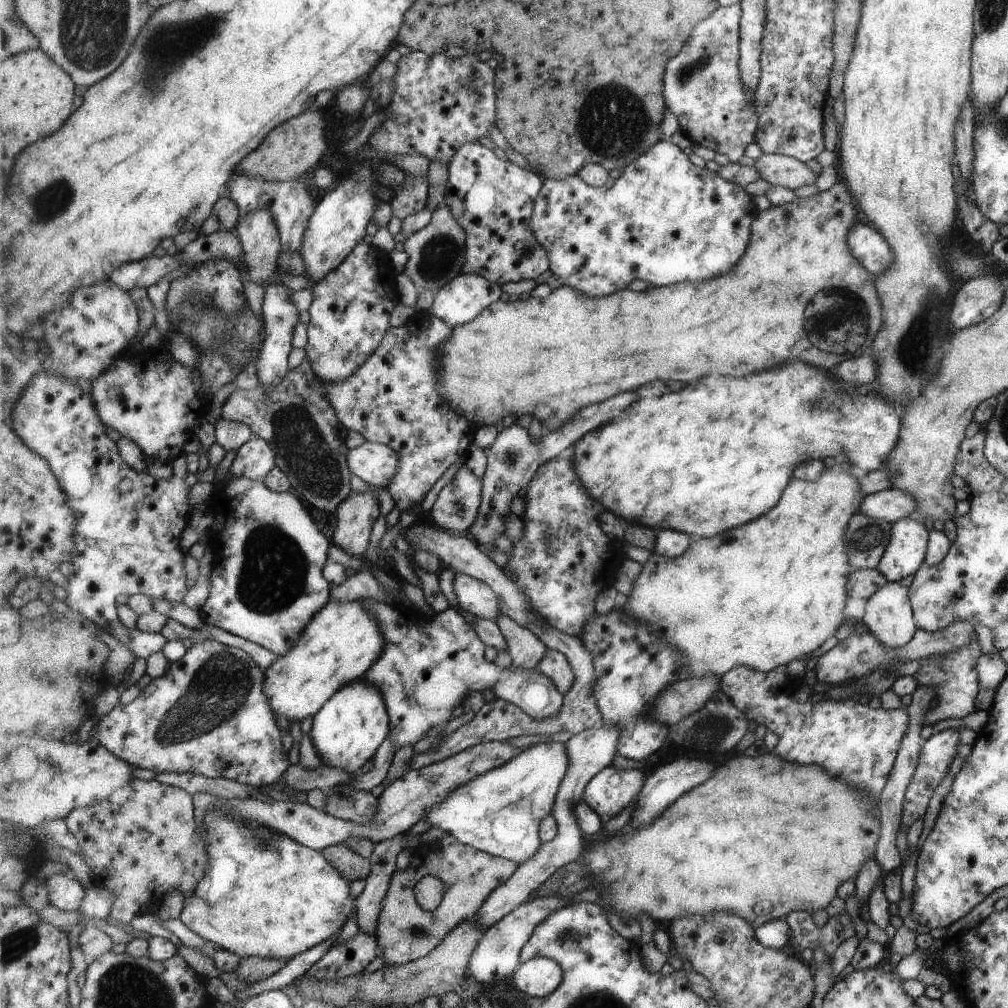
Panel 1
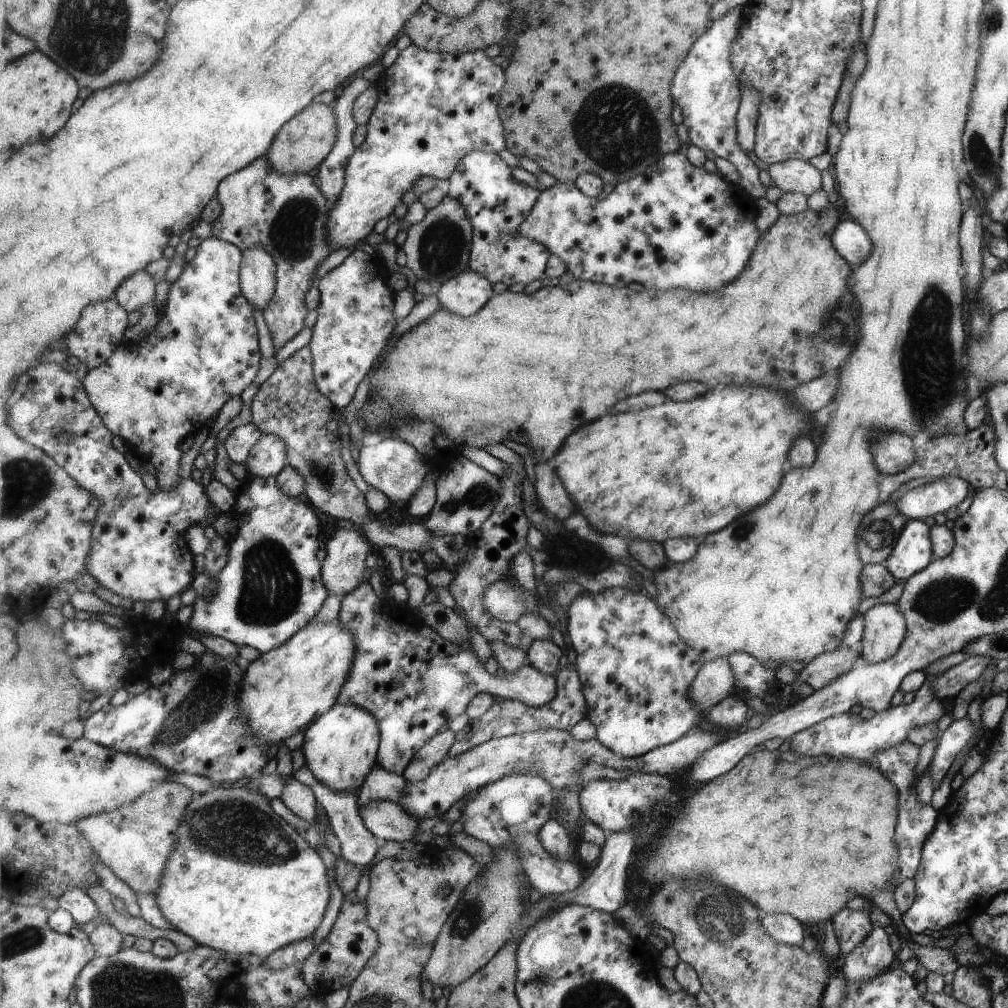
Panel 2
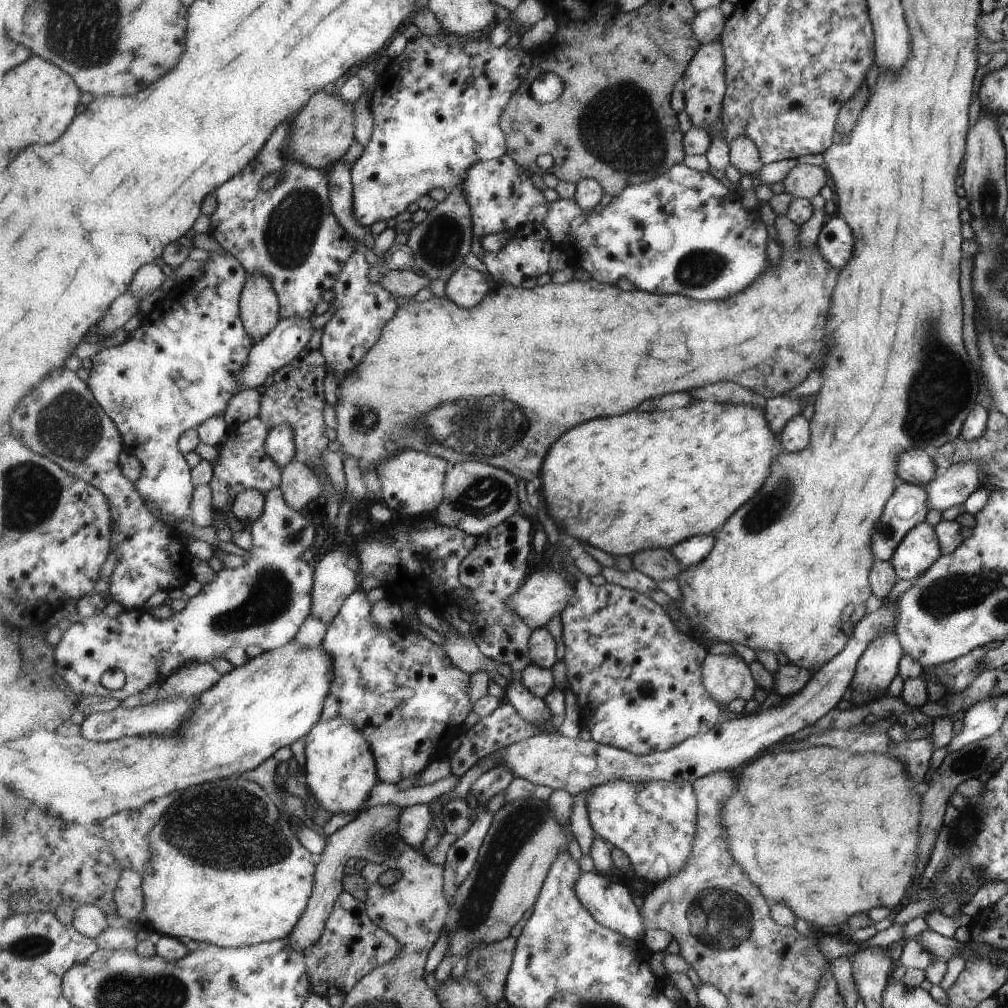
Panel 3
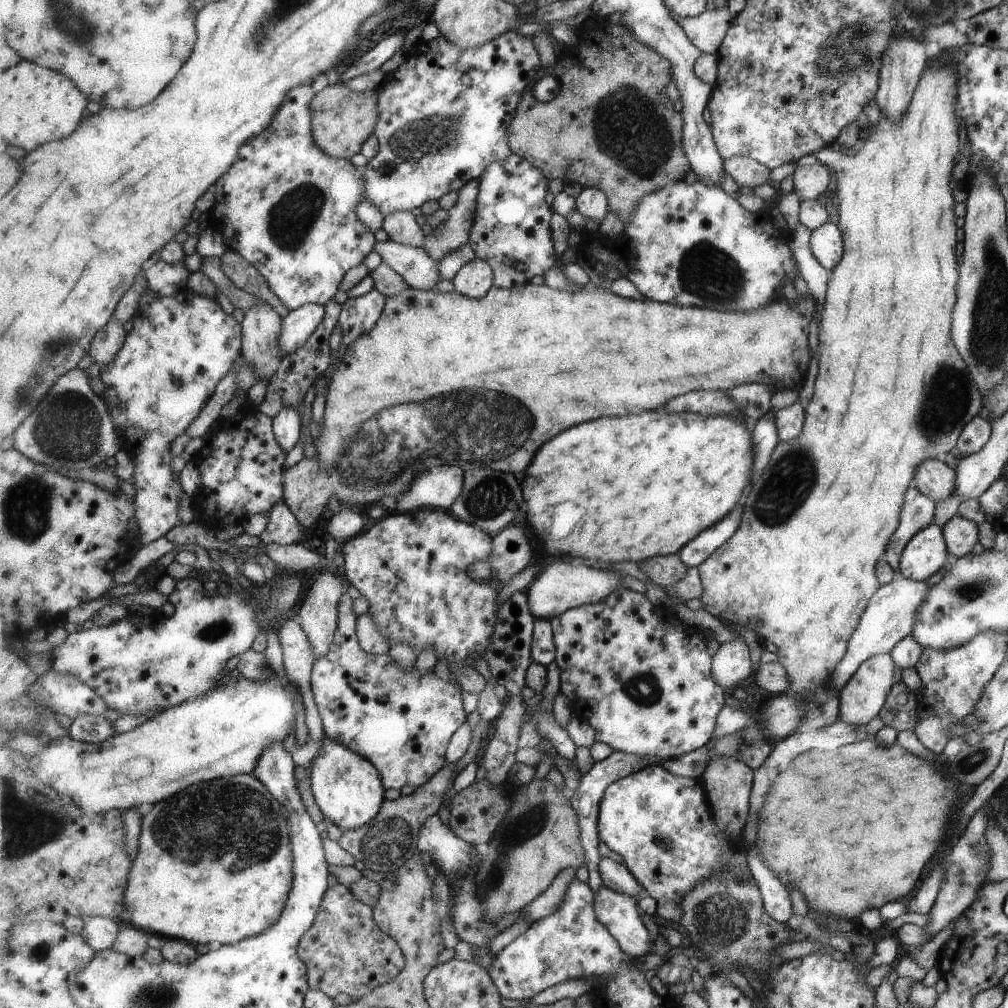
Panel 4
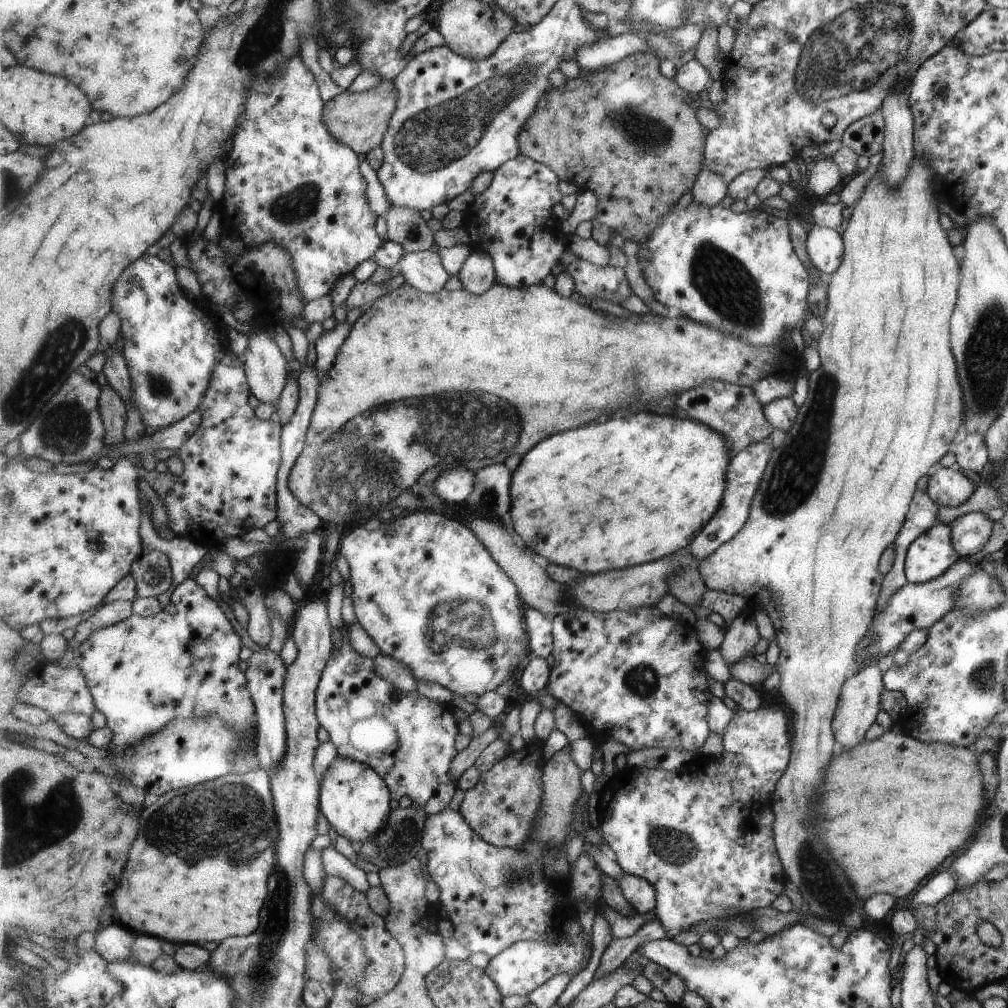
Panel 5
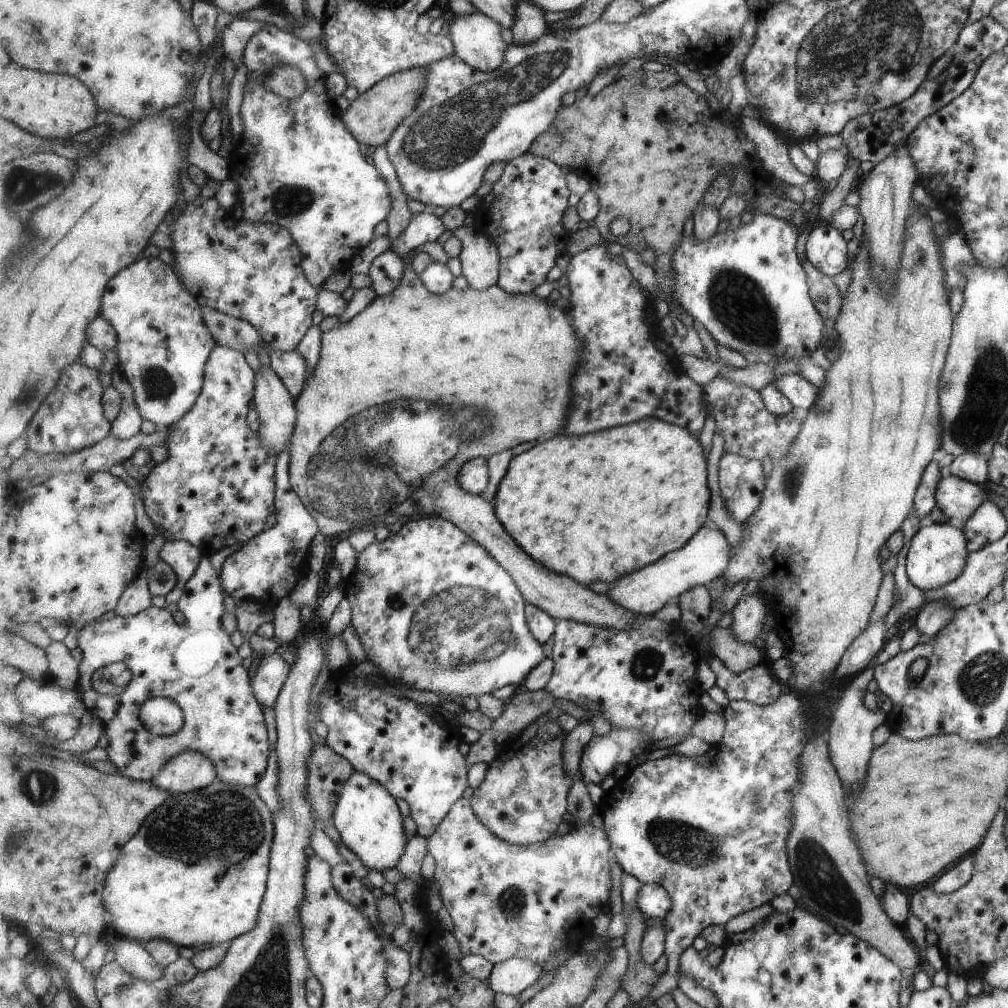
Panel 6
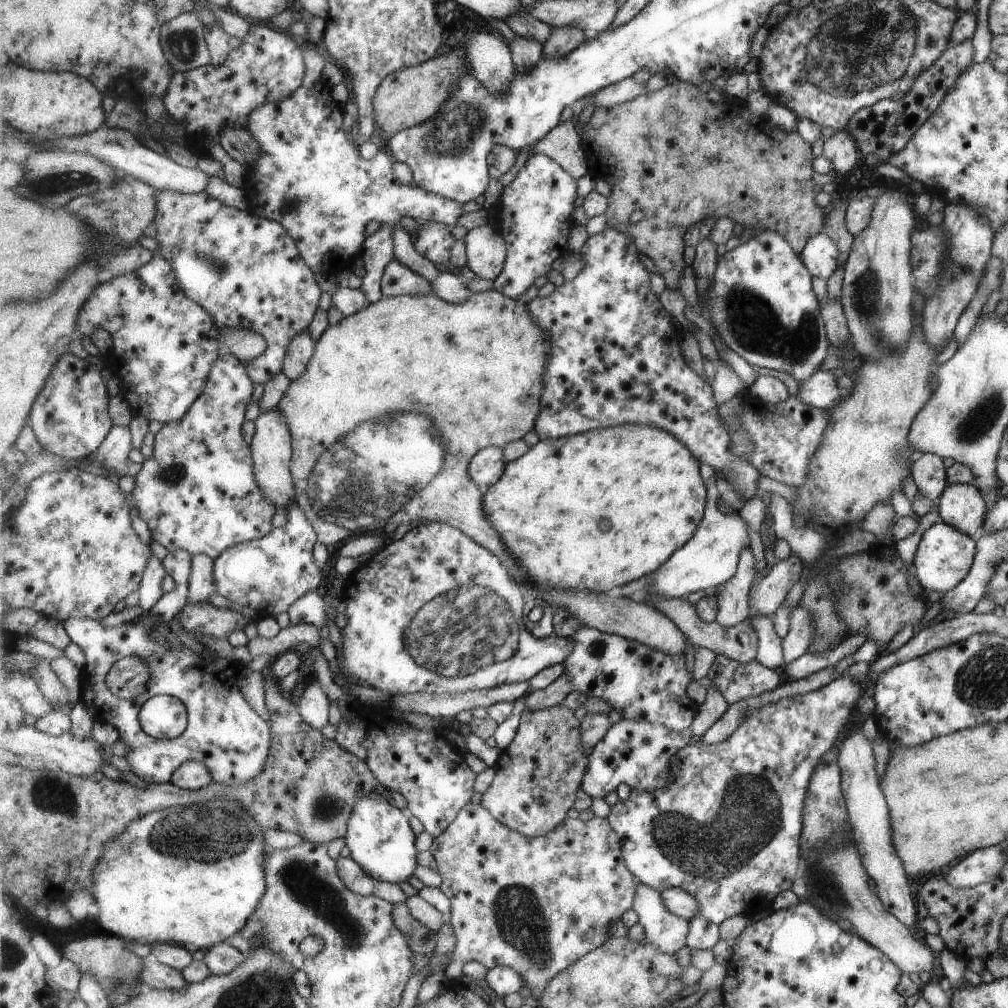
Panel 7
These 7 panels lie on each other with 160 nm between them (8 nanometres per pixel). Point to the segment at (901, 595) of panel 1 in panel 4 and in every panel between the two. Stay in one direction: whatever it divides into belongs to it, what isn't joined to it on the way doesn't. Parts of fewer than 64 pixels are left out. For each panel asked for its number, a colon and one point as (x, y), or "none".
2: (883, 625)
3: (878, 665)
4: (862, 696)

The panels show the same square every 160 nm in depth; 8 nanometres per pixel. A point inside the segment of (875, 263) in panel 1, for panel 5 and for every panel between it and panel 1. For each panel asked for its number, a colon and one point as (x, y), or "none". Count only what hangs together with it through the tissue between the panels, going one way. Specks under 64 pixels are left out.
2: (848, 238)
3: (834, 242)
4: (826, 244)
5: (824, 247)

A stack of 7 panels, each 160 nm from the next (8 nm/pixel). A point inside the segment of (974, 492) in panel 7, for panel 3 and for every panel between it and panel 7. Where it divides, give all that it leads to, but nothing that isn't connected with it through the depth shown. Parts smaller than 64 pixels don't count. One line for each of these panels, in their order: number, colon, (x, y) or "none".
3: (917, 468)
4: (932, 478)
5: (947, 487)
6: (956, 498)

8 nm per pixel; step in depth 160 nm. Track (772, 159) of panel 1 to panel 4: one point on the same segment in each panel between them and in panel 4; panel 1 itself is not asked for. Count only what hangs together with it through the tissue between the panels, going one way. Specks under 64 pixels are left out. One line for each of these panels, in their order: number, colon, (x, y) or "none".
2: (793, 175)
3: (804, 181)
4: (808, 181)

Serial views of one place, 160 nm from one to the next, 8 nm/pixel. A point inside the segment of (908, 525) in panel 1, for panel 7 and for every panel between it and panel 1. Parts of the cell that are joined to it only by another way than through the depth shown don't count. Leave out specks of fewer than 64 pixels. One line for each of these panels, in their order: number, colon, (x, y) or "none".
2: (912, 551)
3: (918, 549)
4: (925, 553)
5: (930, 554)
6: (937, 552)
7: (944, 555)

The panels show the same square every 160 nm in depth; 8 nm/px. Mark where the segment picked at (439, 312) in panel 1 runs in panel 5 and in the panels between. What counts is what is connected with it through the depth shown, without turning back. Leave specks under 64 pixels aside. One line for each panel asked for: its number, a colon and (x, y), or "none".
2: (464, 295)
3: (468, 286)
4: (475, 280)
5: (478, 275)

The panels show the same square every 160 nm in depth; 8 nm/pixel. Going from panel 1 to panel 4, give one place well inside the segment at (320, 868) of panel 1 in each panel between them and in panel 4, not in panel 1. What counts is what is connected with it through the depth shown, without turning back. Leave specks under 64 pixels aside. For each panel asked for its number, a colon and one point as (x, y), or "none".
2: (210, 892)
3: (258, 894)
4: (232, 822)

